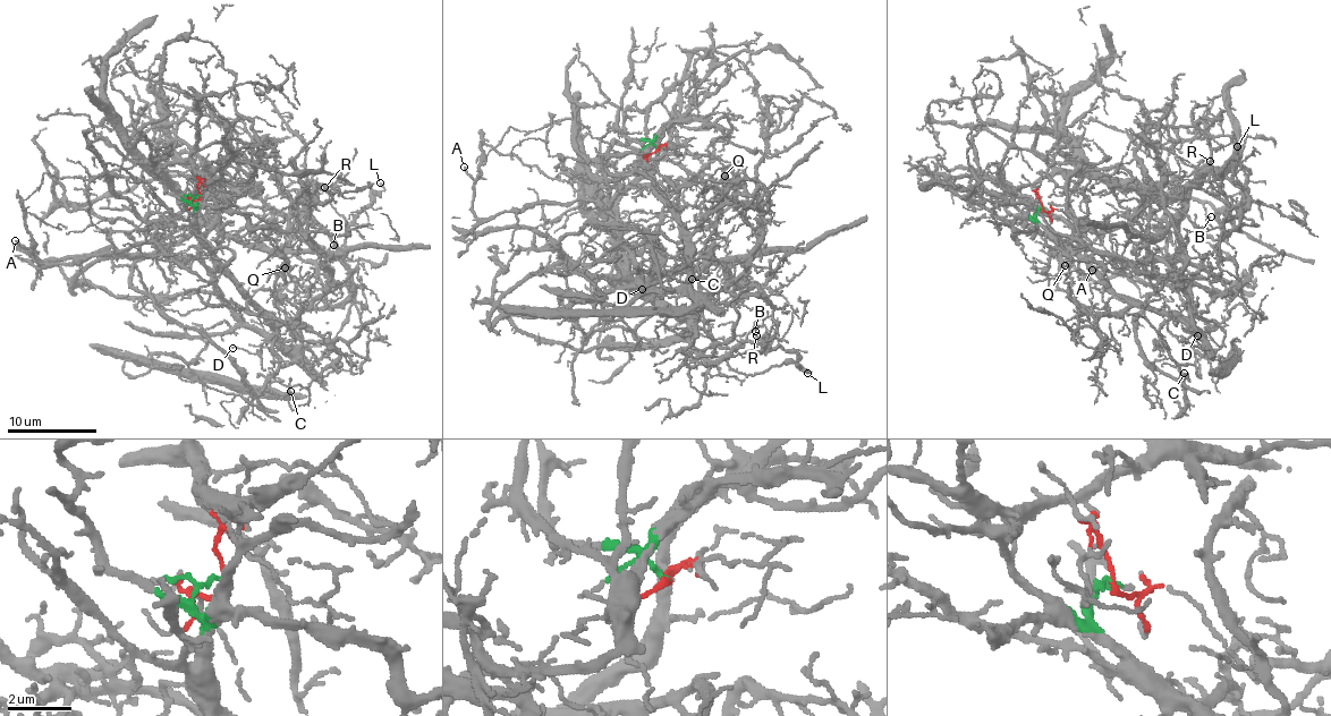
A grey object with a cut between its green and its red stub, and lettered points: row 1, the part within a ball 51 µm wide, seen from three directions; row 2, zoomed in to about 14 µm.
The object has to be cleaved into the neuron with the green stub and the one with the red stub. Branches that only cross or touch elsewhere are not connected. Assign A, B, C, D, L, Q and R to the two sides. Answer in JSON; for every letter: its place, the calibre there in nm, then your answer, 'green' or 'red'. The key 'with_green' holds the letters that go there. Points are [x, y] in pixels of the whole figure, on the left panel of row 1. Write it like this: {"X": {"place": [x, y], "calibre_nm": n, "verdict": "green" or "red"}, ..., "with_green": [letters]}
{"A": {"place": [15, 240], "calibre_nm": 130, "verdict": "green"}, "B": {"place": [333, 245], "calibre_nm": 90, "verdict": "red"}, "C": {"place": [290, 391], "calibre_nm": 140, "verdict": "green"}, "D": {"place": [232, 348], "calibre_nm": 110, "verdict": "green"}, "L": {"place": [380, 182], "calibre_nm": 110, "verdict": "red"}, "Q": {"place": [285, 267], "calibre_nm": 90, "verdict": "red"}, "R": {"place": [324, 187], "calibre_nm": 120, "verdict": "red"}, "with_green": ["A", "C", "D"]}

